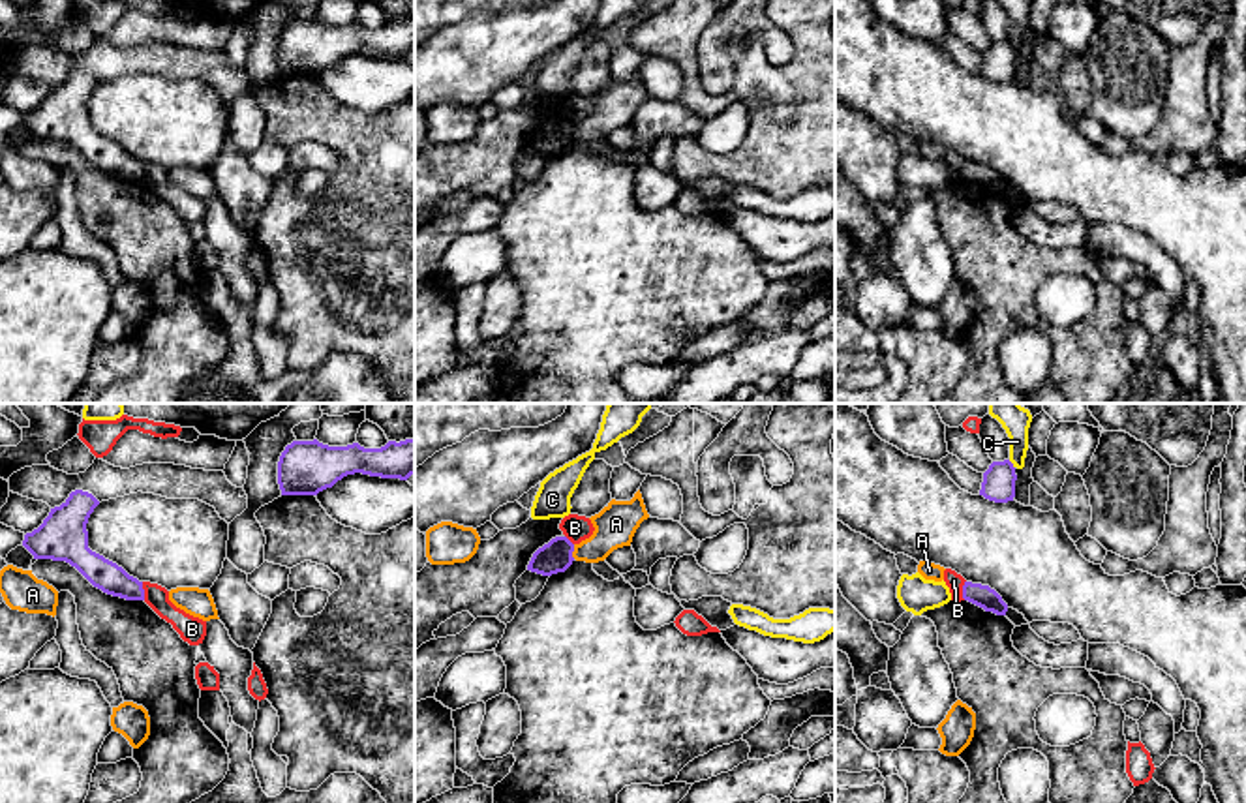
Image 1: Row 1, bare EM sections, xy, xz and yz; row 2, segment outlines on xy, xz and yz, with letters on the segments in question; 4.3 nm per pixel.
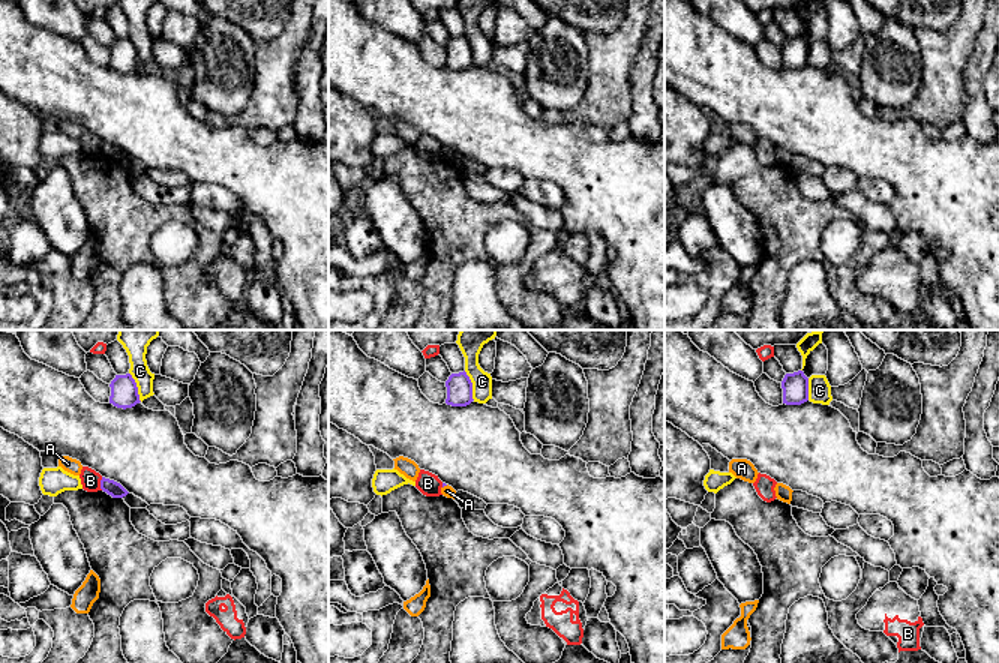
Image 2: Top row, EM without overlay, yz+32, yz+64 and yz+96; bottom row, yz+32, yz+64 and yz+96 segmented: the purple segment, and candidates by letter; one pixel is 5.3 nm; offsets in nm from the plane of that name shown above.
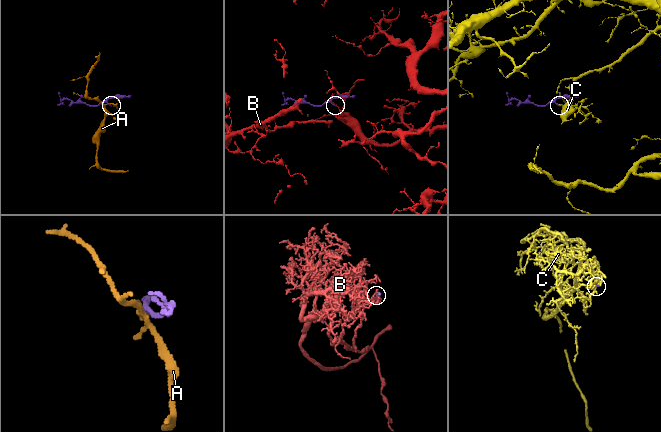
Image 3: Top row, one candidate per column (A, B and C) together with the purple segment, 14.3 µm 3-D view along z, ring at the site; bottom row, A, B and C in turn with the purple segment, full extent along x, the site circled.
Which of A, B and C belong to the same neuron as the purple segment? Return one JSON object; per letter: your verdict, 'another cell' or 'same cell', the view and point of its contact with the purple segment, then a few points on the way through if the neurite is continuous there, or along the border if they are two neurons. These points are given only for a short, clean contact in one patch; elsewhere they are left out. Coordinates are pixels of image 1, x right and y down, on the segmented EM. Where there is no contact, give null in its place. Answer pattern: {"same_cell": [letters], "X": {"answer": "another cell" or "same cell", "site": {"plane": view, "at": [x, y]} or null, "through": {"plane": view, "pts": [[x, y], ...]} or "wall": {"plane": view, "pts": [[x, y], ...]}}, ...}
{"same_cell": [], "A": {"answer": "another cell", "site": {"plane": "xz", "at": [573, 550]}, "wall": {"plane": "xz", "pts": [[575, 545], [573, 558]]}}, "B": {"answer": "another cell", "site": {"plane": "yz", "at": [963, 590]}}, "C": {"answer": "another cell", "site": {"plane": "yz", "at": [1012, 464]}}}

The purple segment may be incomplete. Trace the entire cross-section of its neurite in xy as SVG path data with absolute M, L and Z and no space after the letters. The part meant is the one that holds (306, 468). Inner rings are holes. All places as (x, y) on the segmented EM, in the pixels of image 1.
M317 439L293 441L278 462L281 495L317 495L355 473L407 480L415 475L415 439L388 441L381 448L364 448L358 443L328 447Z

